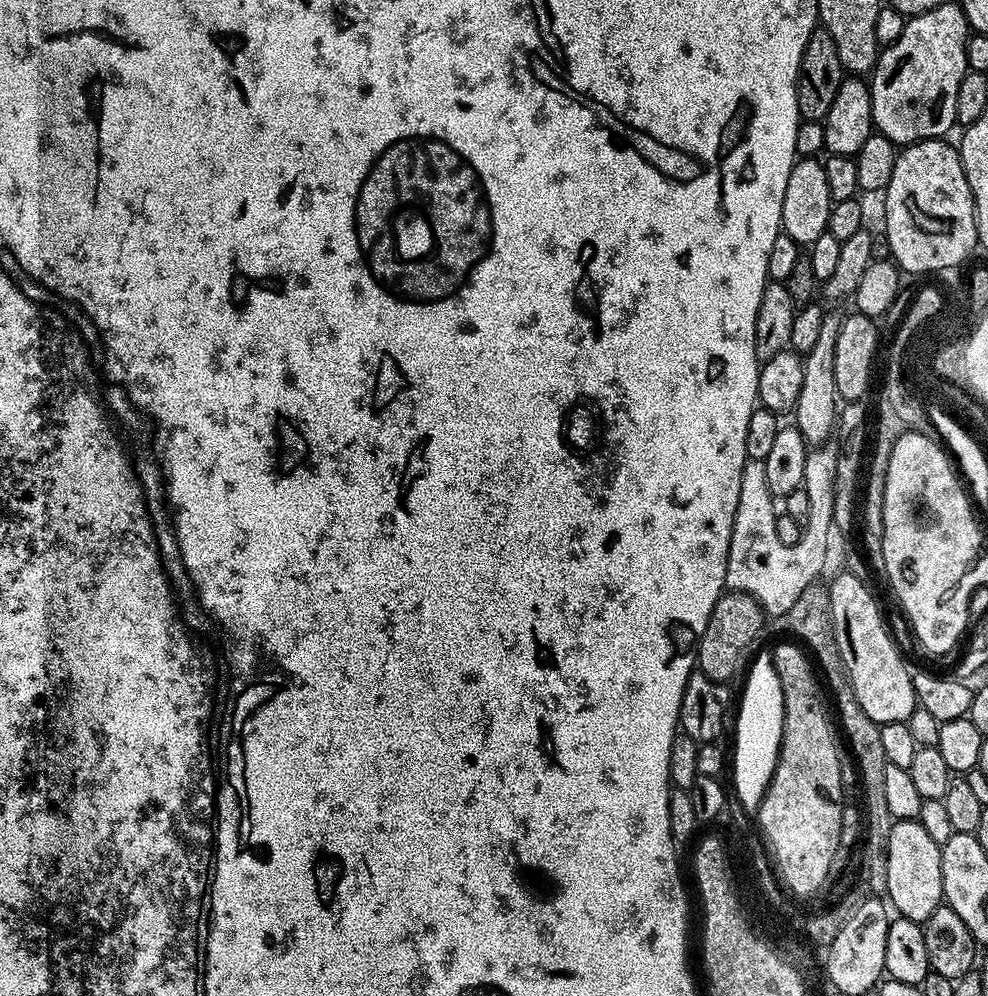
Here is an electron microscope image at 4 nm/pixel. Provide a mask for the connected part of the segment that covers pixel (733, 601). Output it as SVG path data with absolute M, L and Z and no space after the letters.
M727 591L720 596L711 611L706 630L697 644L697 667L710 679L725 683L731 681L742 654L757 638L766 621L766 613L753 596L745 592Z

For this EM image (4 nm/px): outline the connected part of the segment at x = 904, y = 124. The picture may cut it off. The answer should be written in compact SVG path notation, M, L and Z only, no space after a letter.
M942 2L934 10L921 16L913 16L905 23L898 42L887 45L877 55L876 66L870 73L872 122L879 135L890 138L897 146L907 146L915 144L918 140L935 140L949 135L947 132L951 130L952 124L957 123L958 86L970 70L968 66L969 35L966 14L956 2L952 4Z

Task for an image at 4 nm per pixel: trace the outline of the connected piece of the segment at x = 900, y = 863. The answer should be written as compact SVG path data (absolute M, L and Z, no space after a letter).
M898 820L893 823L888 835L888 865L886 866L886 896L891 907L896 908L905 920L923 922L938 910L944 900L944 879L942 878L942 845L934 842L919 820Z

